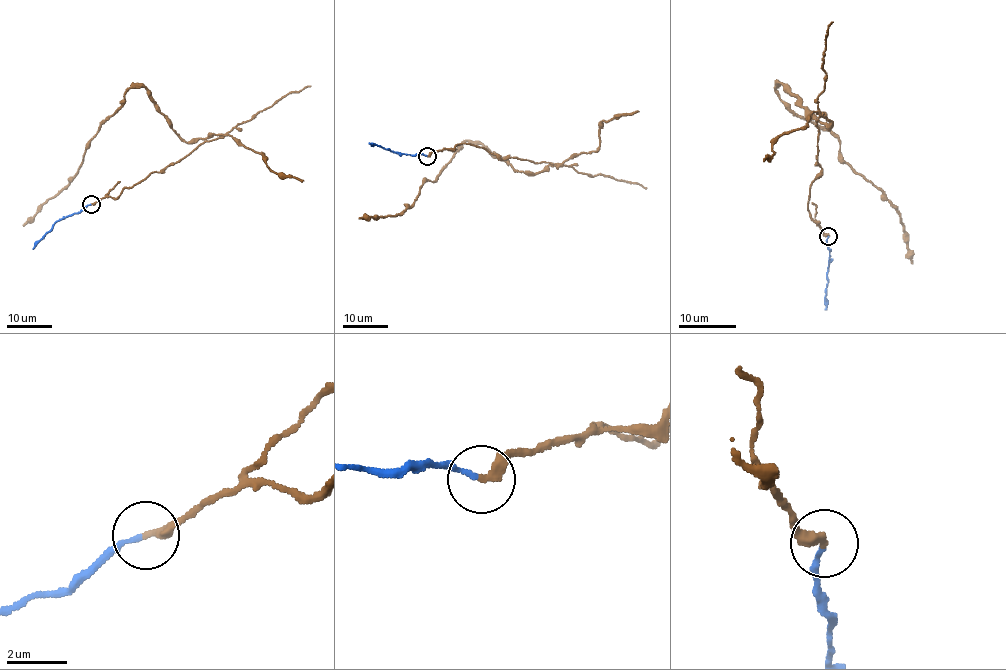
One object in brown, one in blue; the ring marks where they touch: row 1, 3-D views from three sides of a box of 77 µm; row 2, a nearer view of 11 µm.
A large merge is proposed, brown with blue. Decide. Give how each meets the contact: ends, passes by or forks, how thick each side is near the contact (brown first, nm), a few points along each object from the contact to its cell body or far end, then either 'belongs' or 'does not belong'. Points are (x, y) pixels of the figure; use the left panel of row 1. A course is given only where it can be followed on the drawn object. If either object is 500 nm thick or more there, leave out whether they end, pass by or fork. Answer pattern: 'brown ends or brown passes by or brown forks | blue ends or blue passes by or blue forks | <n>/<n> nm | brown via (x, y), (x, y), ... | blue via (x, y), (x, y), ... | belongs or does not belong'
brown ends | blue ends | 320/170 nm | brown via (91, 204), (117, 198), (219, 137), (184, 142), (144, 87), (129, 88), (78, 171), (23, 226) | blue via (90, 204), (59, 219), (32, 249) | does not belong

